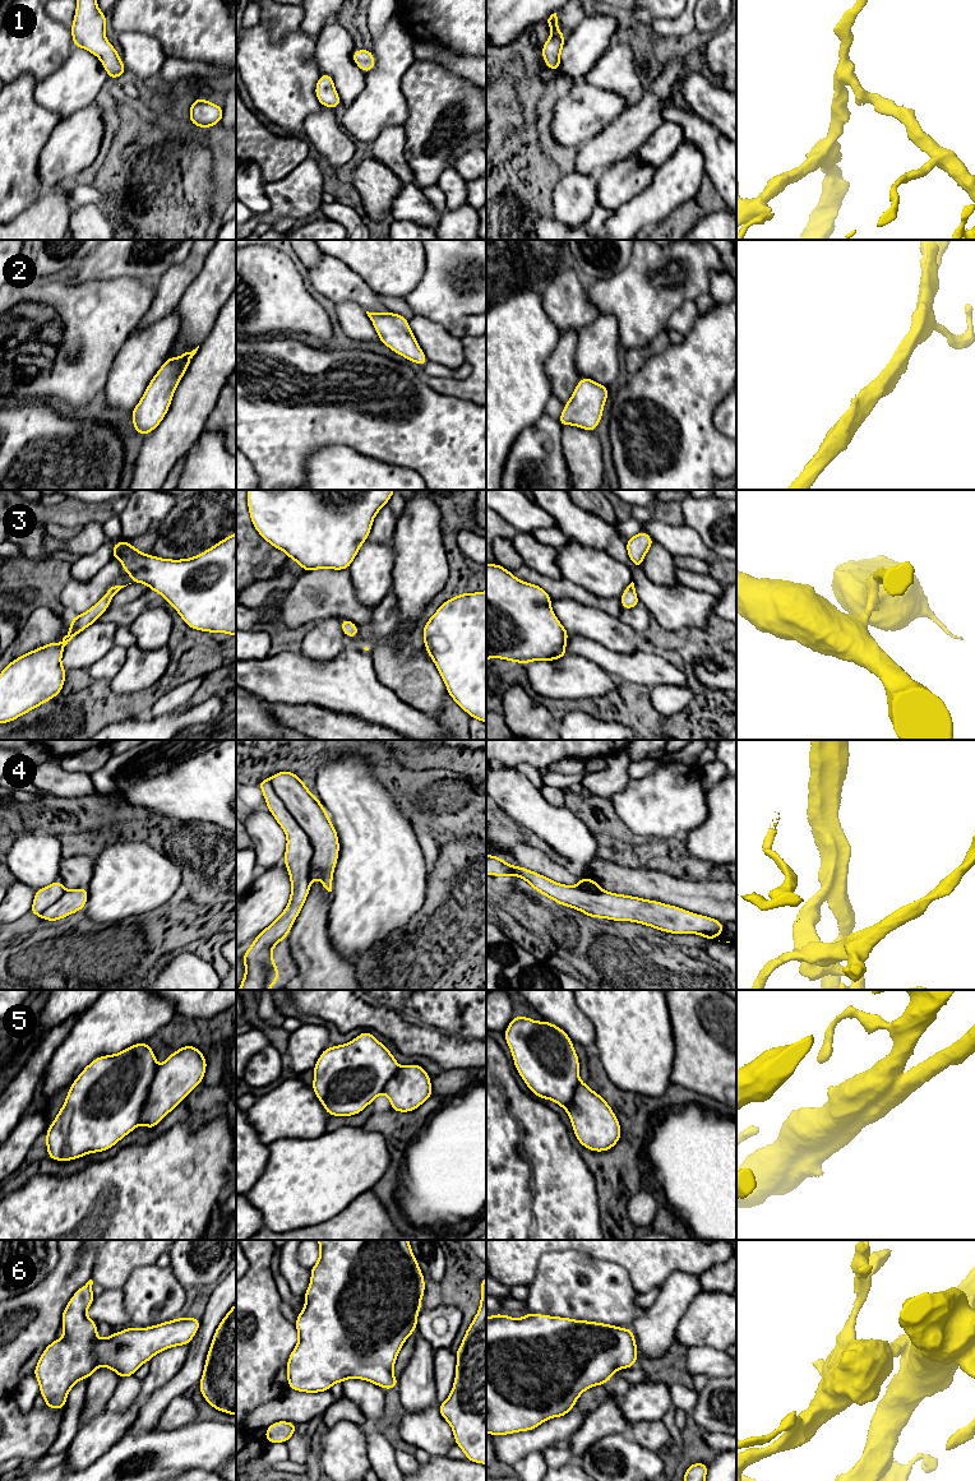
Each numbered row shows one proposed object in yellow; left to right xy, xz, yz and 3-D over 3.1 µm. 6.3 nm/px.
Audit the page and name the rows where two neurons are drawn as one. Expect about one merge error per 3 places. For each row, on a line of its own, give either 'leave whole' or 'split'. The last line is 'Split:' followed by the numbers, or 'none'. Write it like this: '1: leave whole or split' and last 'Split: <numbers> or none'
1: leave whole
2: leave whole
3: leave whole
4: leave whole
5: split
6: leave whole
Split: 5

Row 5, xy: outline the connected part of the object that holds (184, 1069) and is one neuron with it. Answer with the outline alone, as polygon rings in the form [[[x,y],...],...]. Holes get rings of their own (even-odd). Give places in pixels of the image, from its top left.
[[[198,1047],[174,1051],[157,1068],[139,1123],[152,1130],[203,1082],[205,1070],[207,1059]]]

